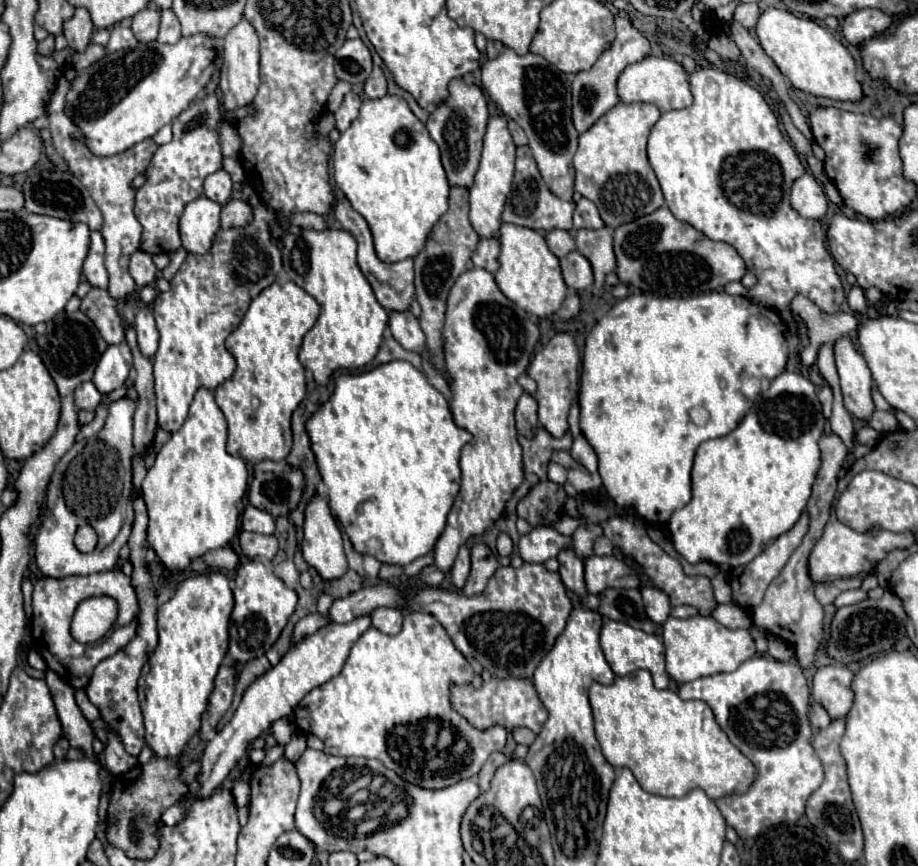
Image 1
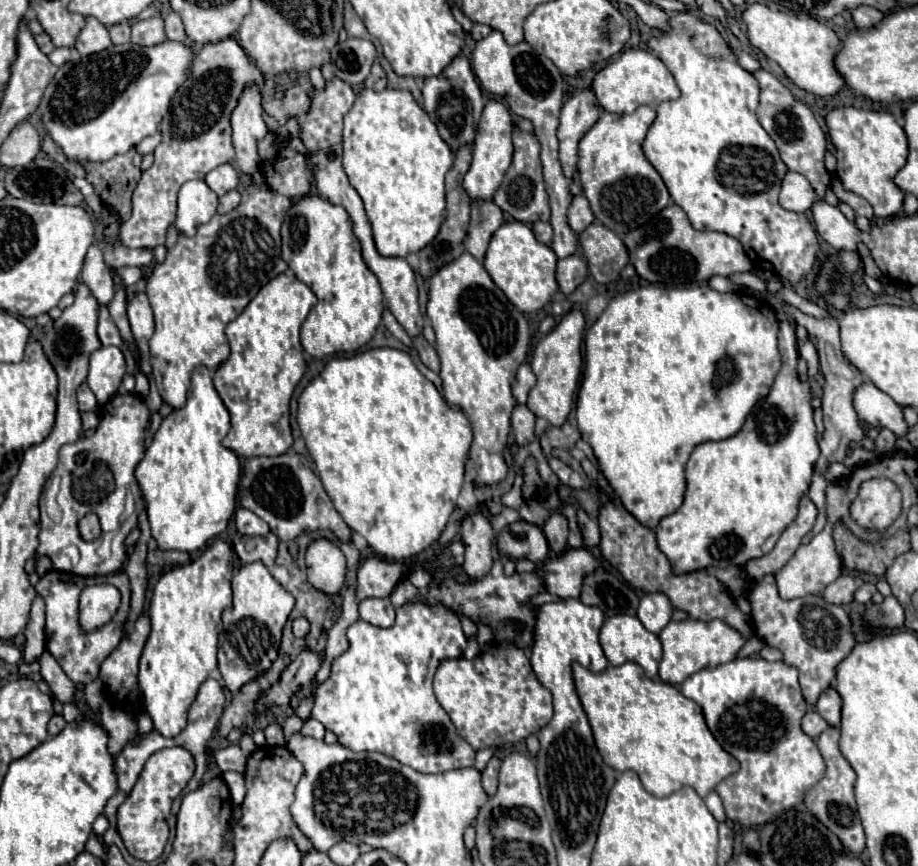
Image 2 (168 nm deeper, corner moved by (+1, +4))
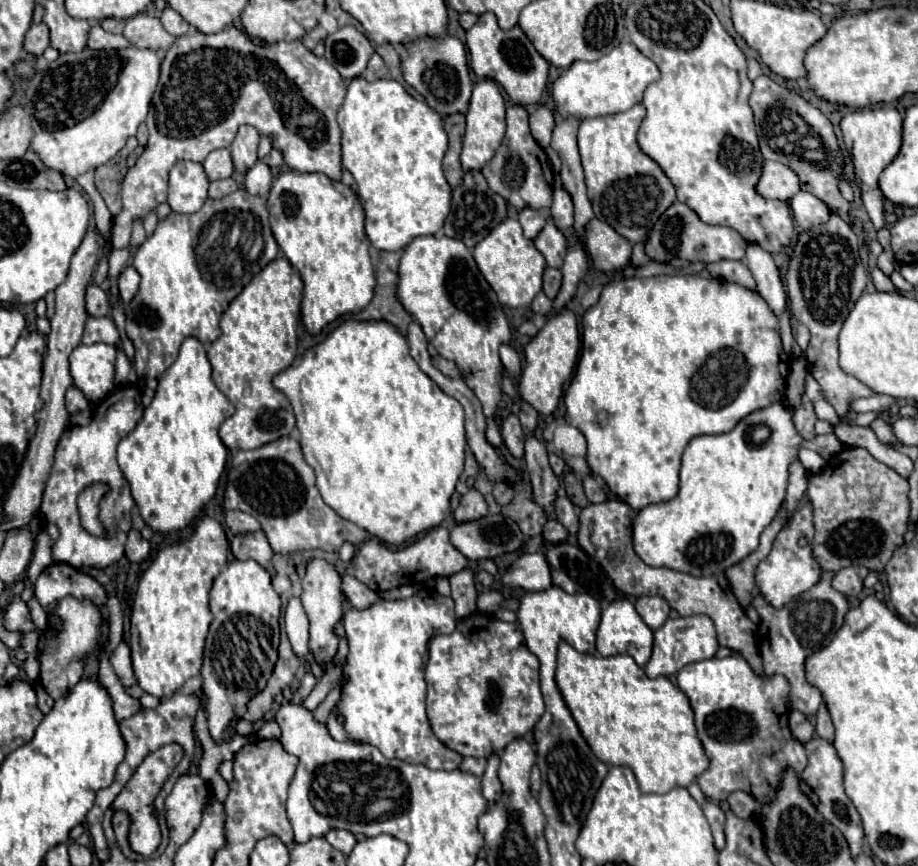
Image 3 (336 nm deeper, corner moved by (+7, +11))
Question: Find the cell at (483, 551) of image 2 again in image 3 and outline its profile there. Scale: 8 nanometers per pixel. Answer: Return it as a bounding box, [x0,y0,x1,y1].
[454,489,488,523]

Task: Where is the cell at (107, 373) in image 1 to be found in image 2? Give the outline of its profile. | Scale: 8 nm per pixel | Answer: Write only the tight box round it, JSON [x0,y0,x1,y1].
[86,346,126,408]

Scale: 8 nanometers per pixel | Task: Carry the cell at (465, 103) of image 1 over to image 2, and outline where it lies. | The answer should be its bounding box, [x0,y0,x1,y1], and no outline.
[422,56,484,150]

